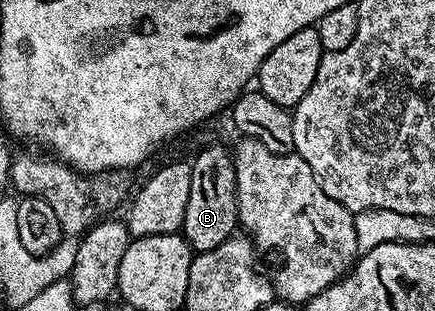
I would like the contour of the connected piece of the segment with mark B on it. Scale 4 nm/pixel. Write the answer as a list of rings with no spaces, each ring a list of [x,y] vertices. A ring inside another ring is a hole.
[[[211,145],[190,162],[189,204],[185,207],[185,219],[181,236],[195,253],[213,251],[237,229],[239,208],[235,202],[235,163],[230,152],[219,145]]]

